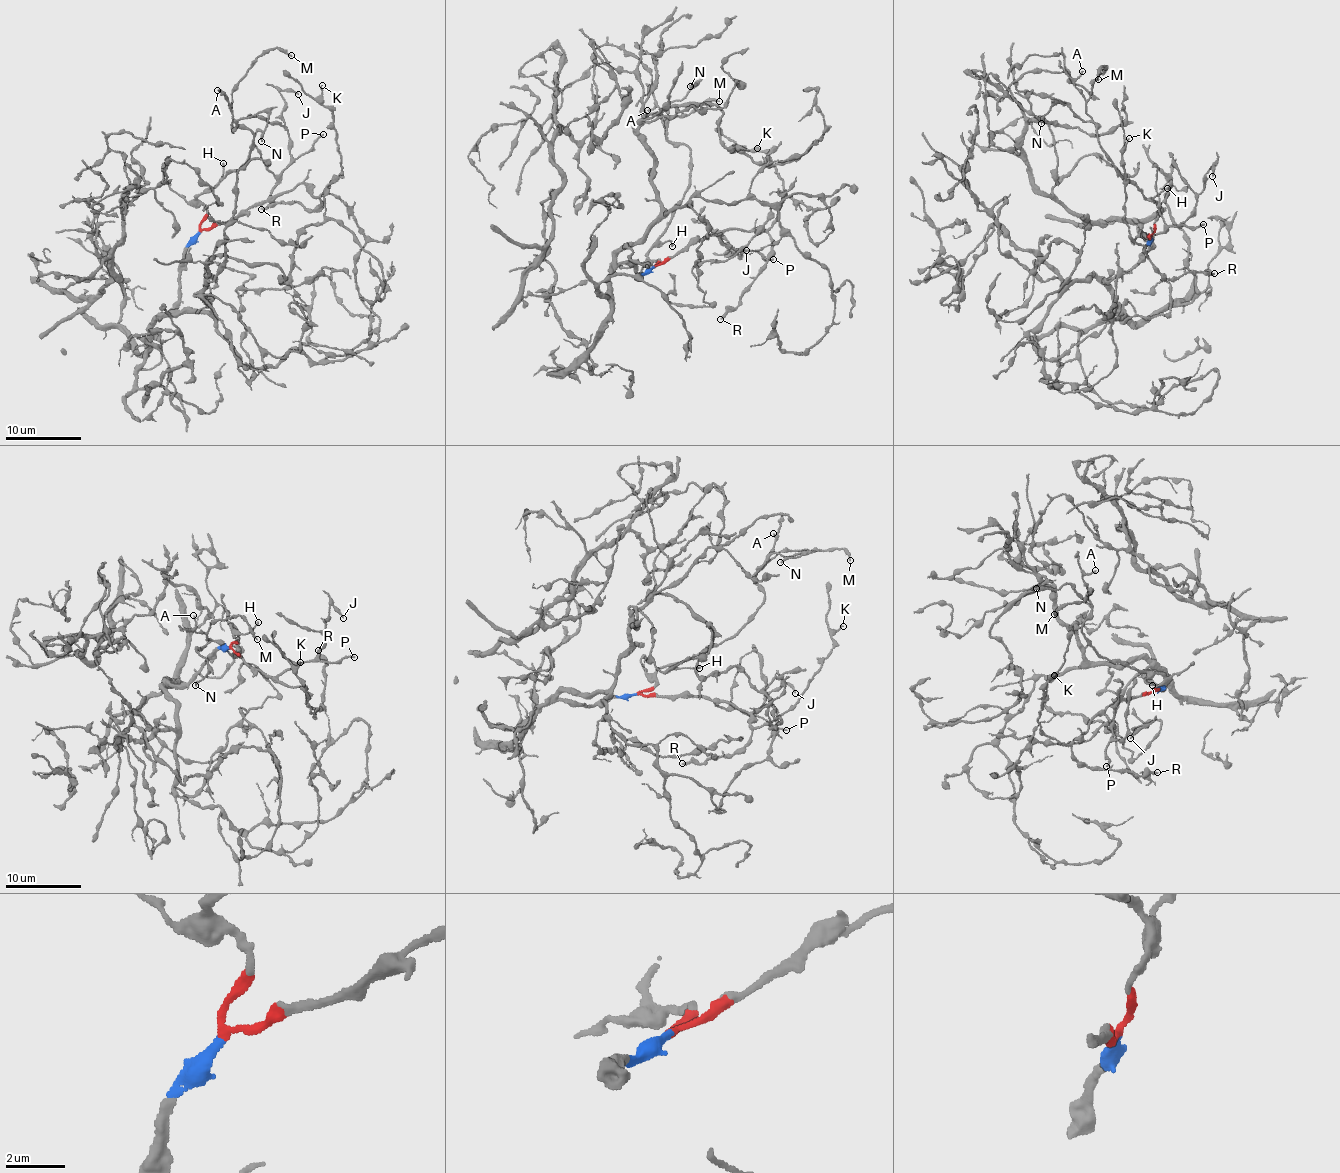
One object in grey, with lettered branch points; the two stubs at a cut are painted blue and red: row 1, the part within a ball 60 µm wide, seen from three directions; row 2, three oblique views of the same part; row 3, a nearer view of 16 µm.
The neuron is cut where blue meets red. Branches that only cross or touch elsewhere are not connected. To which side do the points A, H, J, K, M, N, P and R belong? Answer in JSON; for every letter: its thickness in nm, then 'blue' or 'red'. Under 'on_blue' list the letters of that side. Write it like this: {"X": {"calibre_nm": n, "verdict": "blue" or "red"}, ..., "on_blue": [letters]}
{"A": {"calibre_nm": 140, "verdict": "red"}, "H": {"calibre_nm": 160, "verdict": "red"}, "J": {"calibre_nm": 160, "verdict": "red"}, "K": {"calibre_nm": 120, "verdict": "red"}, "M": {"calibre_nm": 150, "verdict": "red"}, "N": {"calibre_nm": 220, "verdict": "red"}, "P": {"calibre_nm": 150, "verdict": "red"}, "R": {"calibre_nm": 220, "verdict": "red"}, "on_blue": []}

